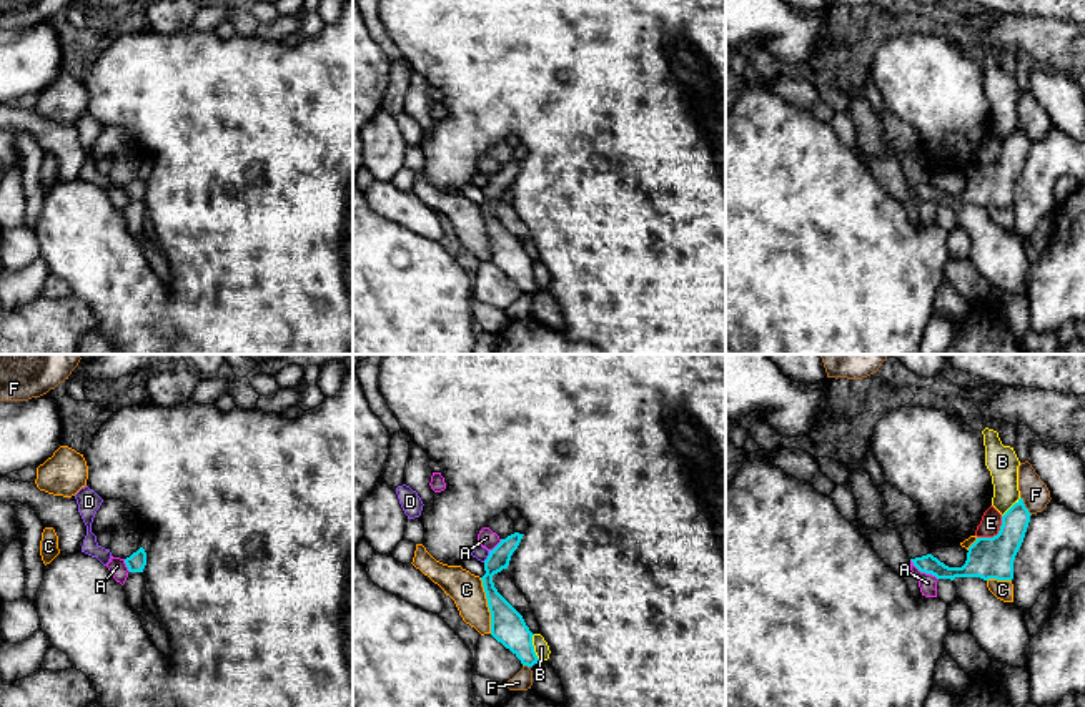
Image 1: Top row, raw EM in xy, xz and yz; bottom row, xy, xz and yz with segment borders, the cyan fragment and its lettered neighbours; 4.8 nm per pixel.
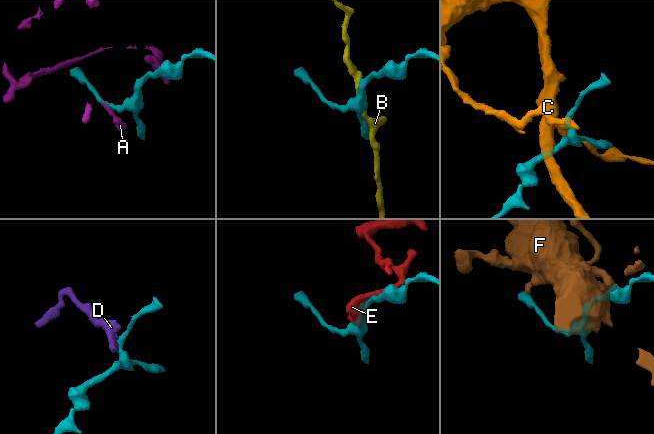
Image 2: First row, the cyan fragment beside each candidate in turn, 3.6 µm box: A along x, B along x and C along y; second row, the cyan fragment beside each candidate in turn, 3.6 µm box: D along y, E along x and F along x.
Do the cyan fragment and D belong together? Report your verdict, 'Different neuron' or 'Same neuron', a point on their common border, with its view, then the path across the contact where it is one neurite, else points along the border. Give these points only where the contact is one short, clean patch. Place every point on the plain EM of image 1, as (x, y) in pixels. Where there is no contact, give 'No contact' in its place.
Different neuron. Touches cyan at xz (488, 183). Boundary: xz (490, 178), (483, 188)

